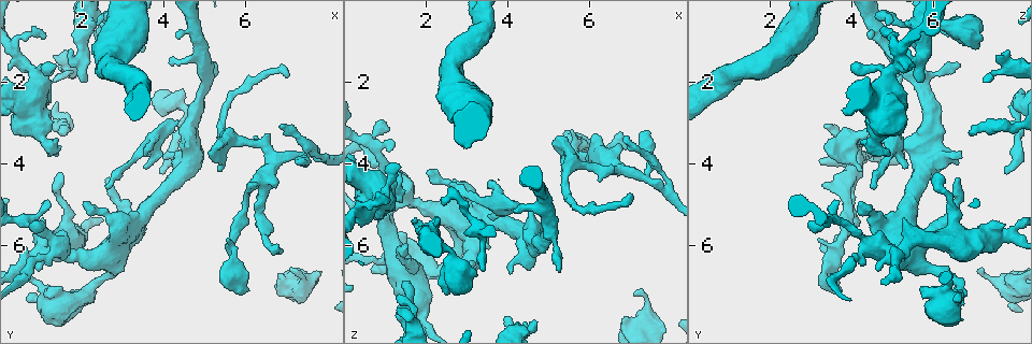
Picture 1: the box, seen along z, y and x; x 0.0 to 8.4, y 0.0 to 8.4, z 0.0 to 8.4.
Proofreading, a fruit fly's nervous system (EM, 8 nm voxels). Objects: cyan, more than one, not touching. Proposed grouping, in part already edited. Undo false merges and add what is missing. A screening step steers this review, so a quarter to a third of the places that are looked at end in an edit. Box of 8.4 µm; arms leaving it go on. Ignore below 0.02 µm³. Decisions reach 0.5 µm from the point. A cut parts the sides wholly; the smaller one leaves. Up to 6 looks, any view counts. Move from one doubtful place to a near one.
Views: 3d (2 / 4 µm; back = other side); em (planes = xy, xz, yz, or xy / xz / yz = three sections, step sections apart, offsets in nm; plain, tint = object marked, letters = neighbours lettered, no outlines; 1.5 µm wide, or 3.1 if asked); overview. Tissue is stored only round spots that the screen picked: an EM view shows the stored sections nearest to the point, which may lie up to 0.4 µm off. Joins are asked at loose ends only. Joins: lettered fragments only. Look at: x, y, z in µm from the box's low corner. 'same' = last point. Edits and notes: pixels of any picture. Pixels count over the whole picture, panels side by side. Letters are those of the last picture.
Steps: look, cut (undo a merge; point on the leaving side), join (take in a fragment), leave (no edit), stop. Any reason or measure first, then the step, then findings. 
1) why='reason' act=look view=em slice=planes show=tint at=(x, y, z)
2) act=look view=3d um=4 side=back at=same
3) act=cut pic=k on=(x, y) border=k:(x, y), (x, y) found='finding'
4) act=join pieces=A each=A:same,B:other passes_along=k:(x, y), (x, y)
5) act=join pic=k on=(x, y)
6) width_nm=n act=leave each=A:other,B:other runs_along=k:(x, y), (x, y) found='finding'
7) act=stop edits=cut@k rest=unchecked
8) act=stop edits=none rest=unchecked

why='branch stops here' act=look view=em slice=planes show=letters at=(5.55, 5.85, 3.20)

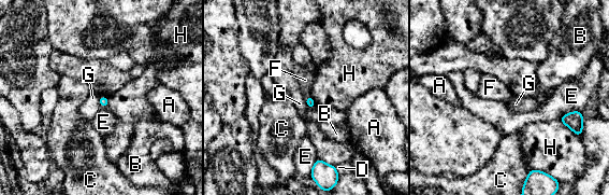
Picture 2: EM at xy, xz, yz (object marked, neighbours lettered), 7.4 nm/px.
act=join pieces=F each=A:other,B:other,C:other,D:other,E:other,F:same,G:other,H:other passes_along=2:(310, 103), (307, 96), (305, 80) found='the neuron continues'

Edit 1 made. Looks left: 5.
why='branch stops here' act=look view=em slice=xy step=4 show=letters at=(1.05, 0.95, 4.85)

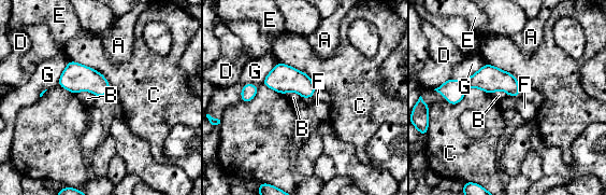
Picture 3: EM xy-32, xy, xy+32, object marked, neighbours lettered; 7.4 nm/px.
act=look view=em slice=planes show=letters at=same

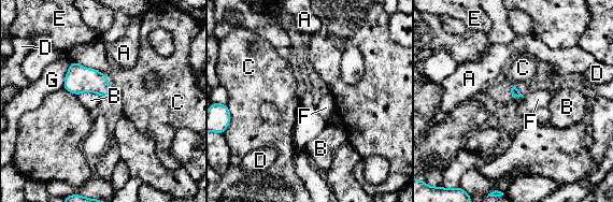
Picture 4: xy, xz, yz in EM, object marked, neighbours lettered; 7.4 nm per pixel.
act=leave each=A:other,B:other,C:other,D:other,E:other,F:other,G:other border=4:(76, 95), (96, 91), (101, 98) found='none of them fits'

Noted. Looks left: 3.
why='branch stops here' act=look view=3d um=2 at=(2.15, 4.95, 4.20)

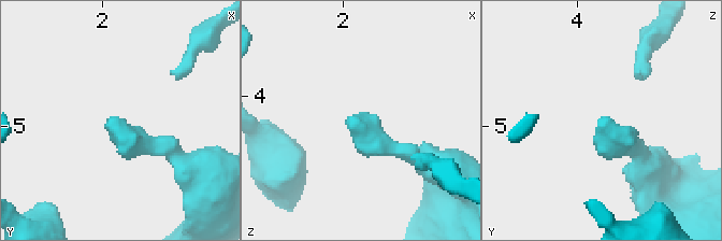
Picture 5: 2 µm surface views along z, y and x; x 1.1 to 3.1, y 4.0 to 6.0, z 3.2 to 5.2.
act=look view=em slice=planes show=letters at=(2.08, 4.96, 4.16)

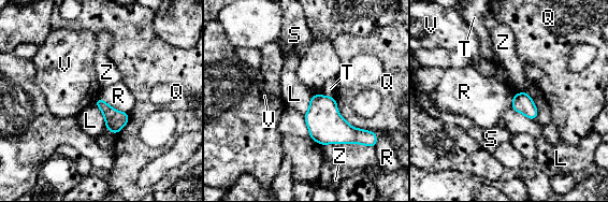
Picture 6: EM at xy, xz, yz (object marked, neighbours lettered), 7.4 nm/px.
longest_contact=Q:280nm act=leave each=L:other,Q:other,R:other,S:other,T:other,V:other,Z:other border=6:(97, 98), (128, 113) found='none of them fits'

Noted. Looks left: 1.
act=stop edits=join@2 rest=unchecked

